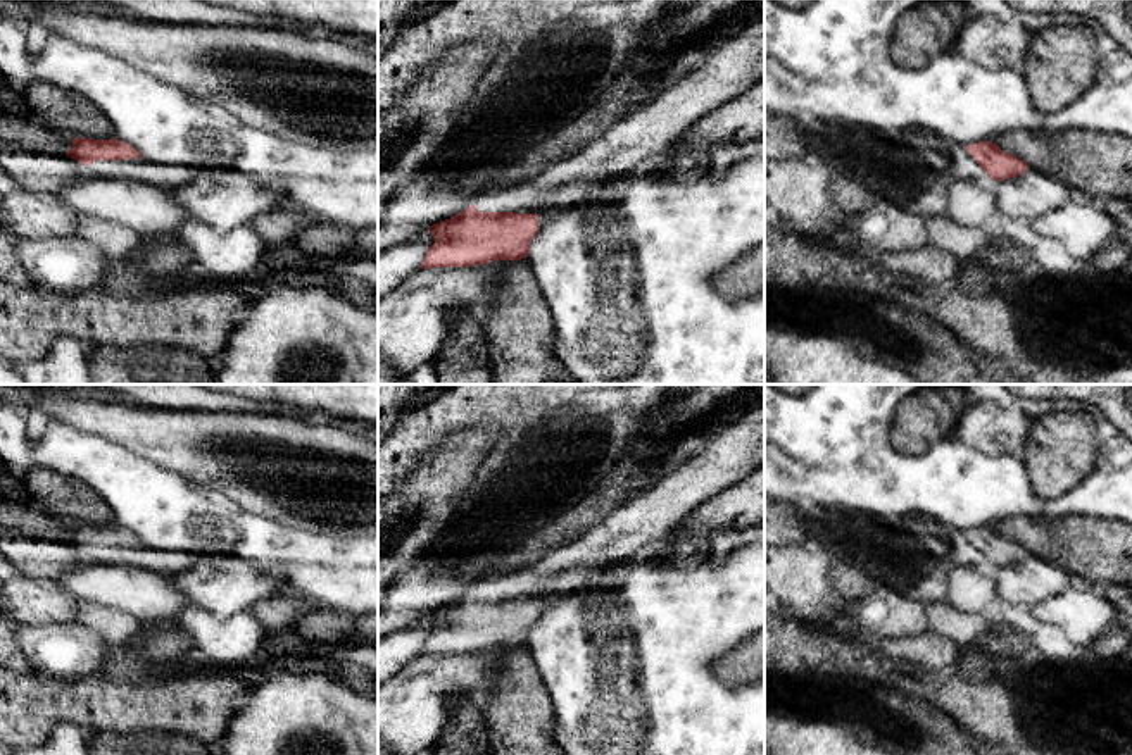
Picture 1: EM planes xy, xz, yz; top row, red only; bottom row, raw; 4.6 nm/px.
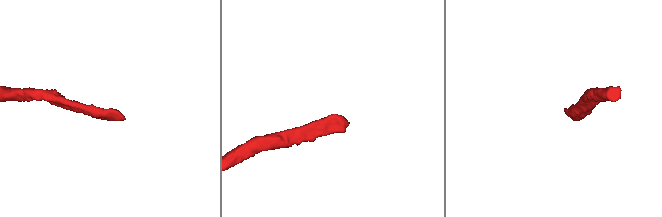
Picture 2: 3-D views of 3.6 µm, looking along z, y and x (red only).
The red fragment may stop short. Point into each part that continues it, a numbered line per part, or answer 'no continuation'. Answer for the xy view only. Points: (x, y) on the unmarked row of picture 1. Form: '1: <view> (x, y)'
1: xy (169, 562)

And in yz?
1: yz (962, 552)

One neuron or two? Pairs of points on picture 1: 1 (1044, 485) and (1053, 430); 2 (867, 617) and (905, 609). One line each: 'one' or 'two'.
1: one
2: one

